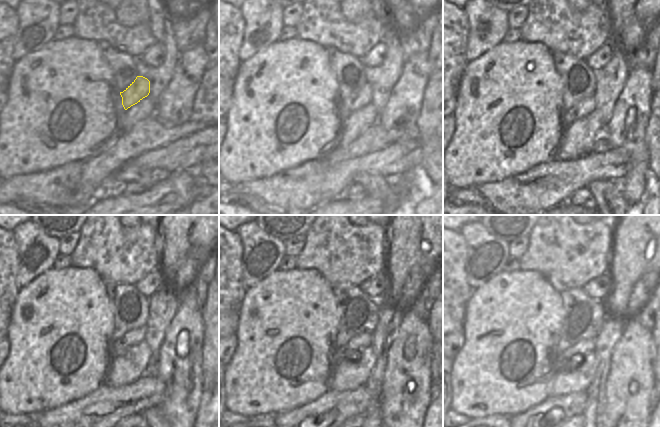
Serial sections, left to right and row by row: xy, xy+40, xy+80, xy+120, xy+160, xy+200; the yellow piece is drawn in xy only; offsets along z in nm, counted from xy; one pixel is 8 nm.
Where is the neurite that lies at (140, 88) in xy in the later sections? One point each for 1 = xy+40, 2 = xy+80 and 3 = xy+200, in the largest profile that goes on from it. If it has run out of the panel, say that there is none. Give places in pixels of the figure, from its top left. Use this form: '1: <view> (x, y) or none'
1: xy+40 (357, 100)
2: xy+80 (584, 107)
3: xy+200 (576, 353)

